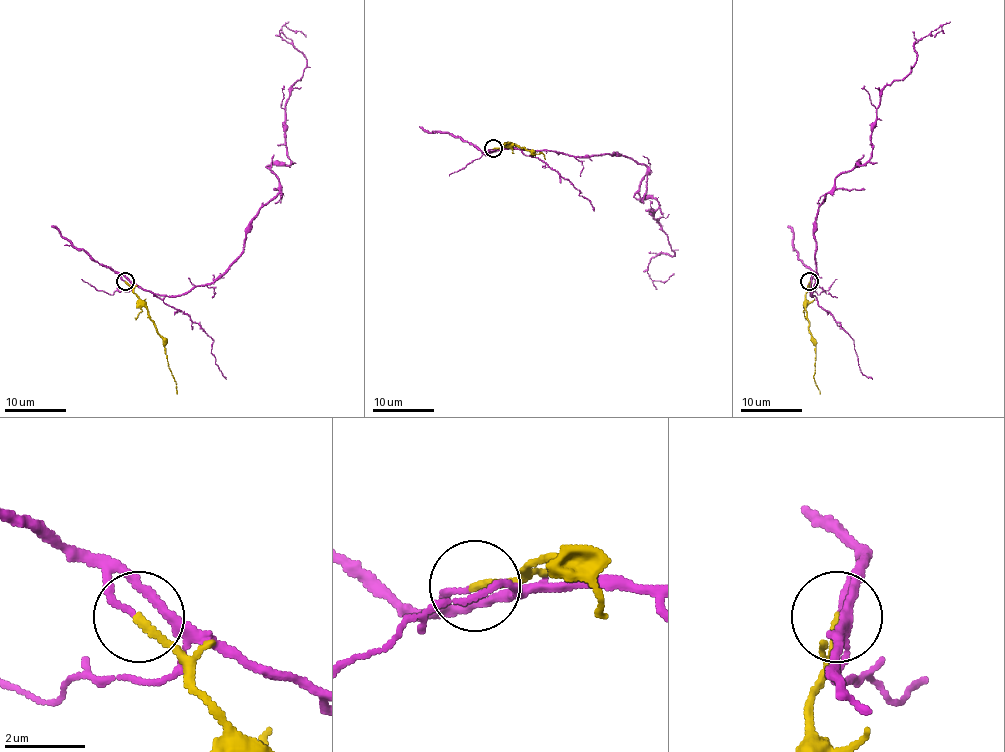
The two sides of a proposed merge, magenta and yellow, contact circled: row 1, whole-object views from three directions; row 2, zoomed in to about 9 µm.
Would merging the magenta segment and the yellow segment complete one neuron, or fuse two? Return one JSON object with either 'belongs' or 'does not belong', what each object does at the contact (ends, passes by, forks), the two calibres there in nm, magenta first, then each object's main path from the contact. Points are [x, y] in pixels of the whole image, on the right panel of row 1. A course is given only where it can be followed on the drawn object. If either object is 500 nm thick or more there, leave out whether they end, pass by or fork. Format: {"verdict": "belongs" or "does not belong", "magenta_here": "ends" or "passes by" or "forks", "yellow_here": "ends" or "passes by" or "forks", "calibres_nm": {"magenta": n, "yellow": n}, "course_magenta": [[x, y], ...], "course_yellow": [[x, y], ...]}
{"verdict": "belongs", "magenta_here": "ends", "yellow_here": "ends", "calibres_nm": {"magenta": 150, "yellow": 190}, "course_magenta": [[809, 280], [810, 296], [824, 197], [868, 160], [882, 90], [900, 81], [916, 44], [940, 25], [934, 37]], "course_yellow": [[809, 282], [806, 317], [814, 339], [814, 381], [820, 393]]}

